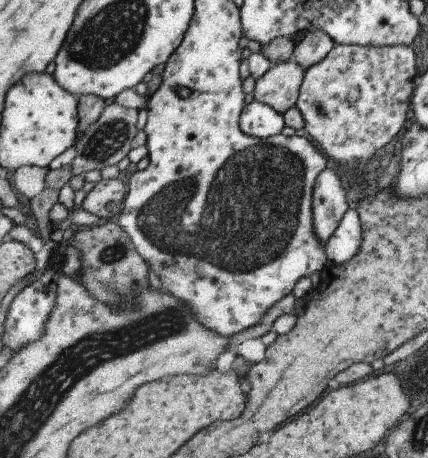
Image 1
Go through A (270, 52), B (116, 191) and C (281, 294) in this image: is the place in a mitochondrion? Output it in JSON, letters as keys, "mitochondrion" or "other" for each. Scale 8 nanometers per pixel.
{"A":"other","B":"other","C":"other"}

